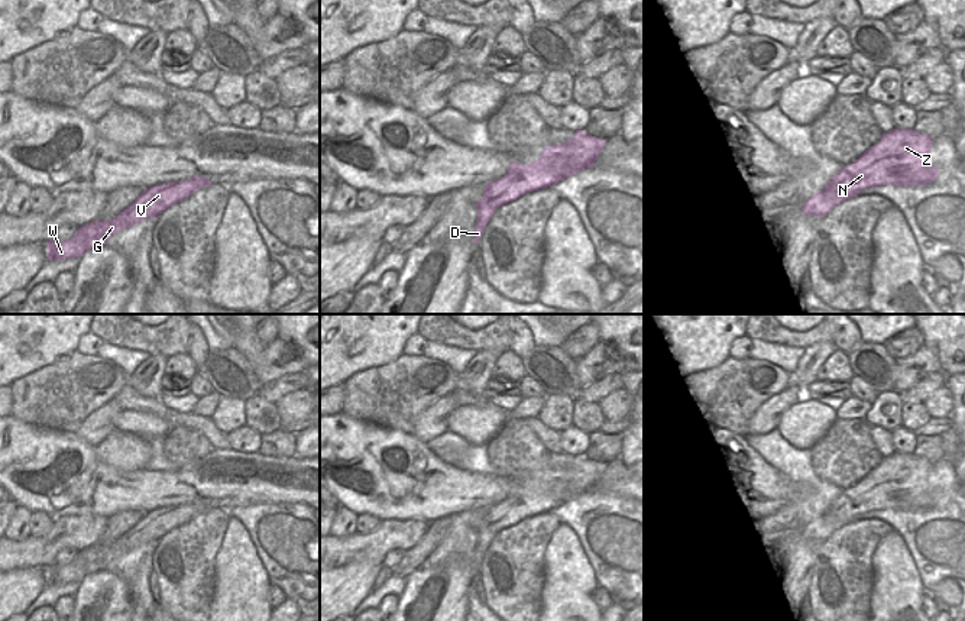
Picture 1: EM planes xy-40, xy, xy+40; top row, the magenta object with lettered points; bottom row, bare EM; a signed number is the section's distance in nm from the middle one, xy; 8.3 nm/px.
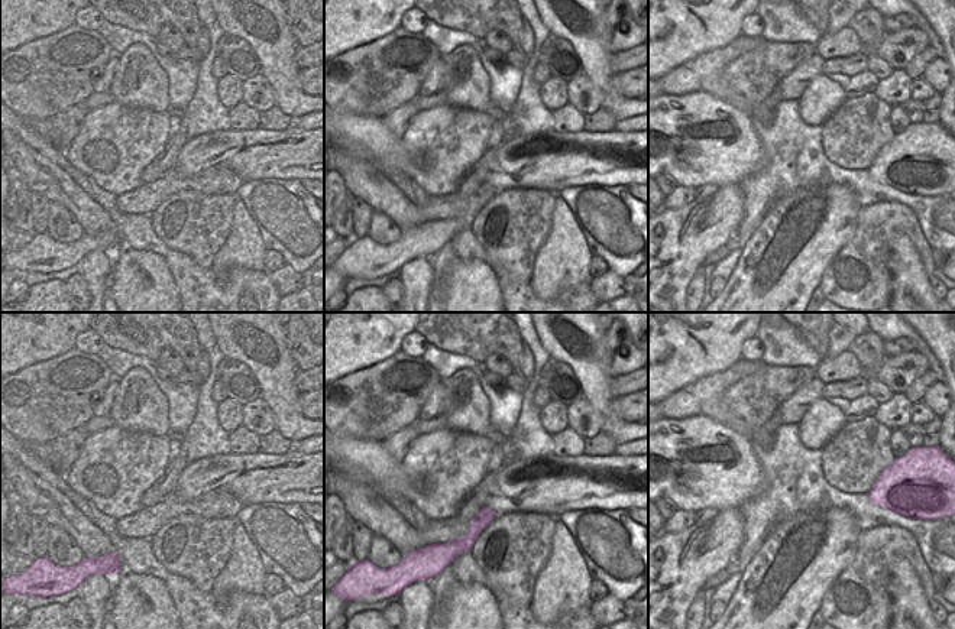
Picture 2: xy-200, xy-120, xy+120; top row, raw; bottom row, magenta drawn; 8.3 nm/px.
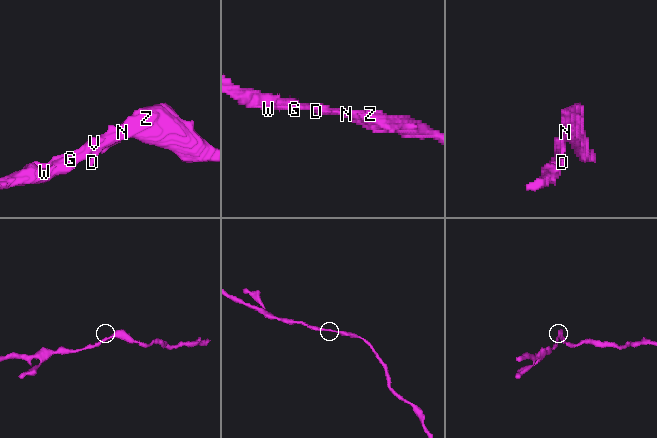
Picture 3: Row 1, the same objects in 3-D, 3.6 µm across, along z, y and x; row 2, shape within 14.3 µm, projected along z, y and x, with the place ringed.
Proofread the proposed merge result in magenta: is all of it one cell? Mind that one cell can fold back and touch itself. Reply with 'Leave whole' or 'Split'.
Leave whole.

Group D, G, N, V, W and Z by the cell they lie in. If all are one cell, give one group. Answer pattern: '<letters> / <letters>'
D G N V W Z

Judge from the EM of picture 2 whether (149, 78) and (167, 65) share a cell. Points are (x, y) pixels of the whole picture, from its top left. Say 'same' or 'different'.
different

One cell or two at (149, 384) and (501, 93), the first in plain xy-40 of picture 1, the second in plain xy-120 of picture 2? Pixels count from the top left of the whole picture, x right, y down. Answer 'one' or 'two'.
two

